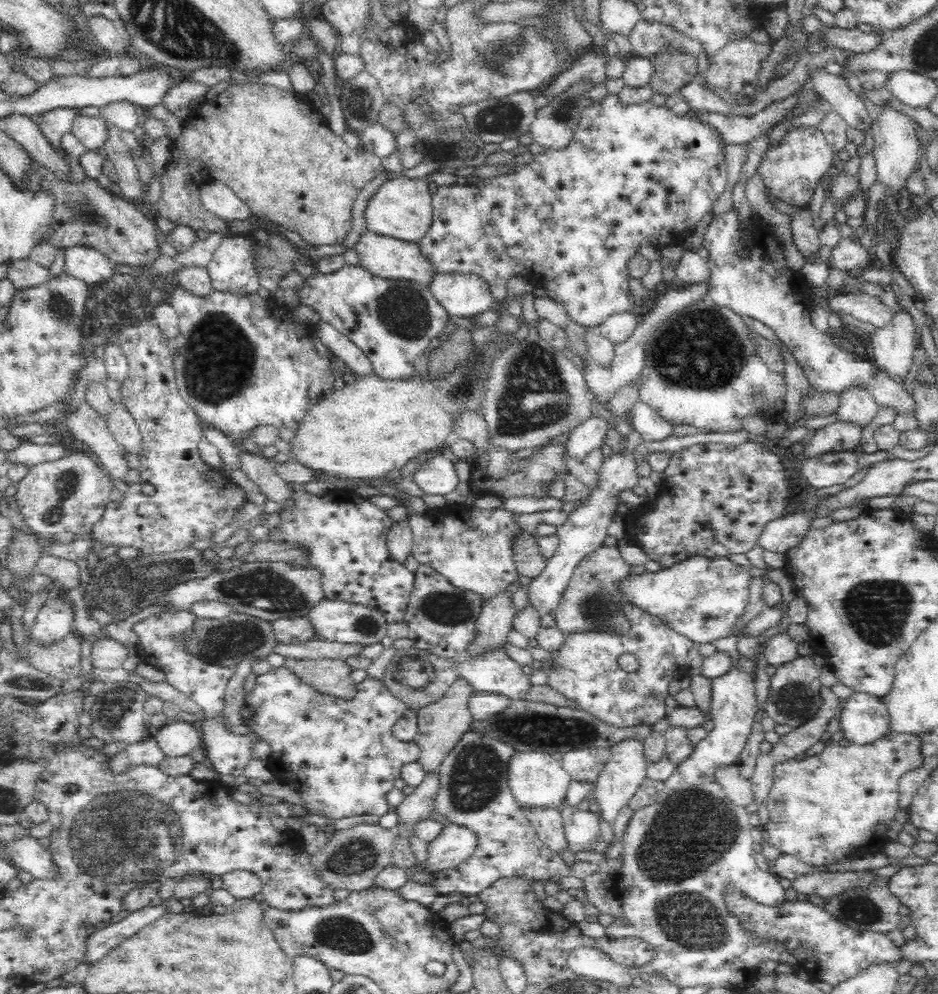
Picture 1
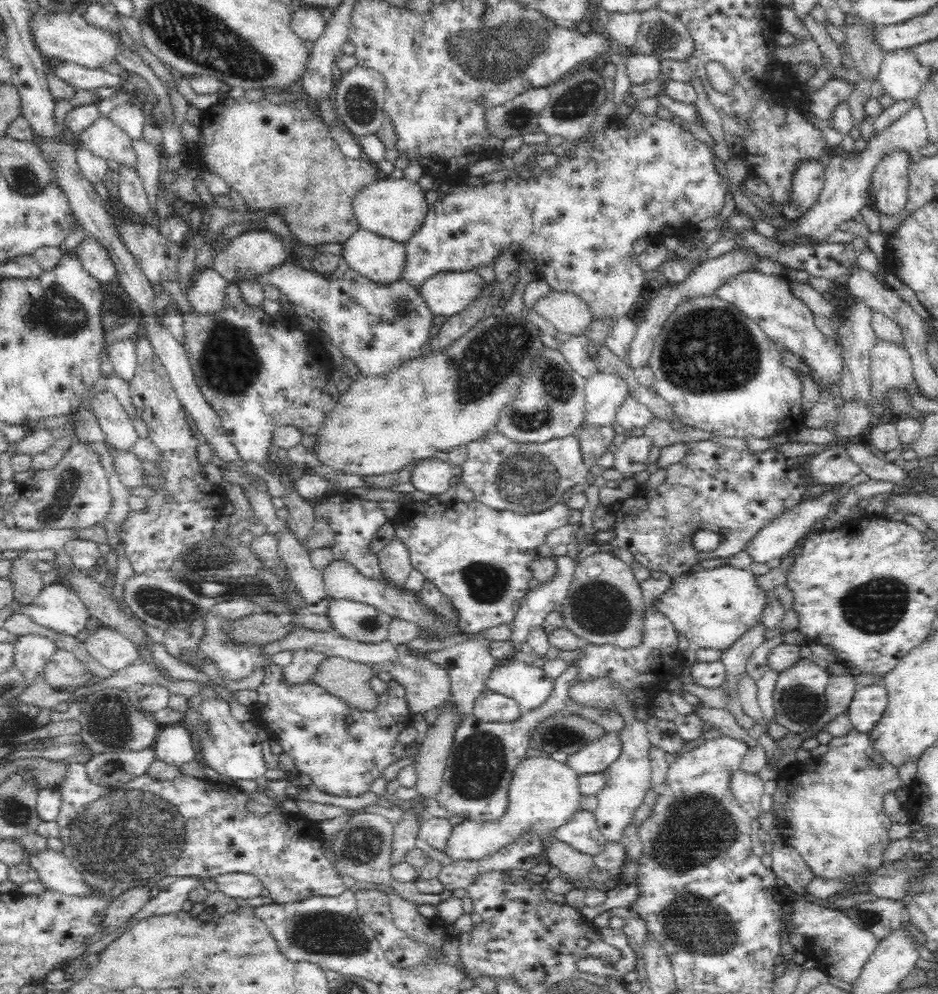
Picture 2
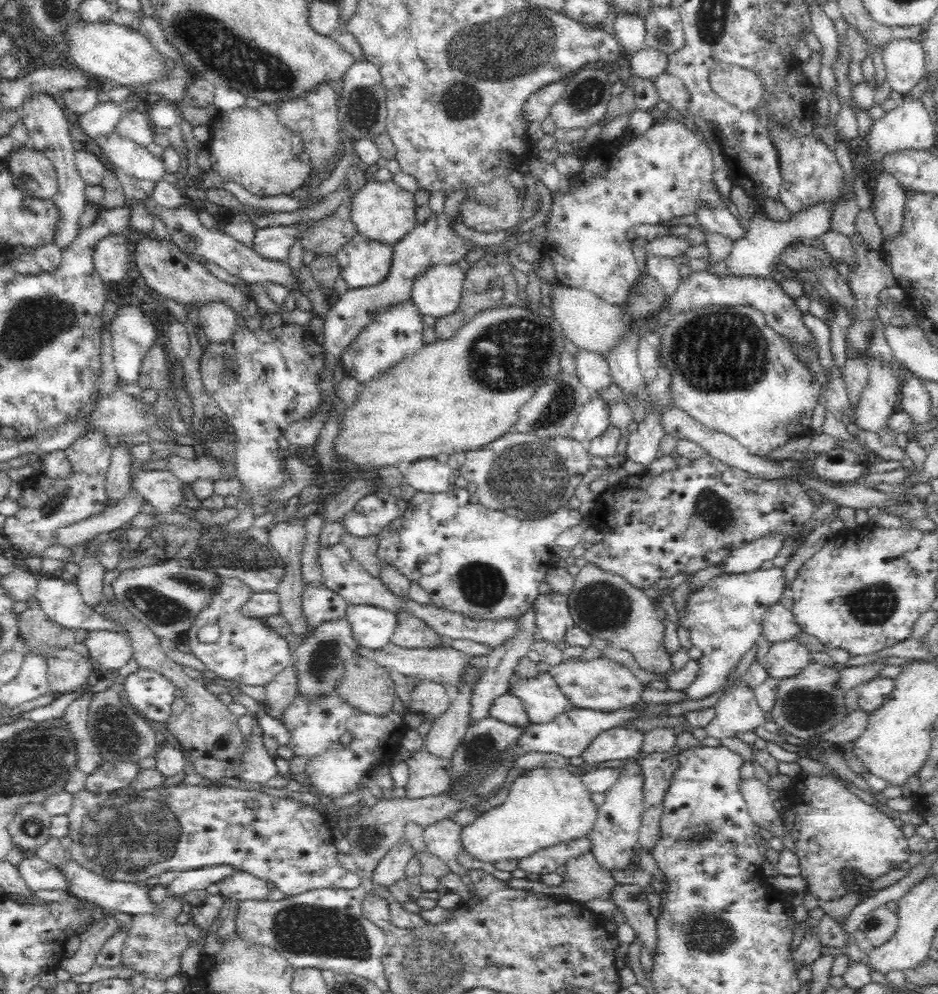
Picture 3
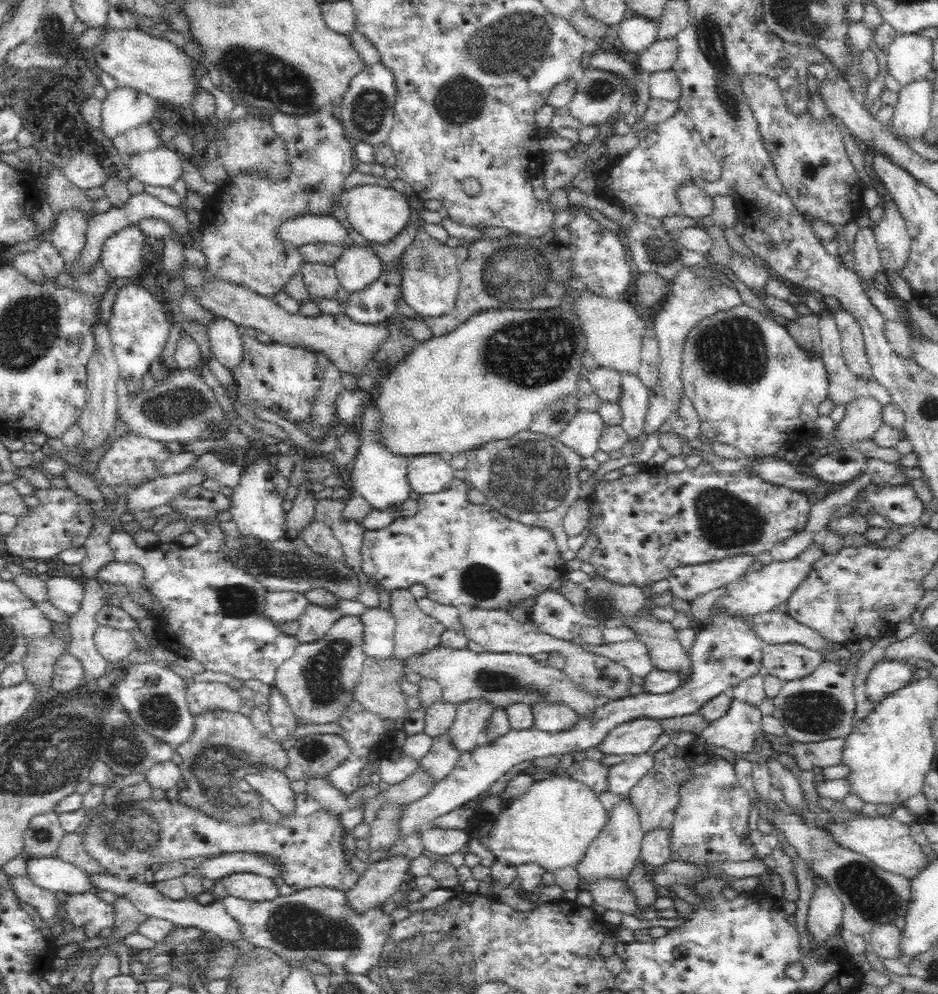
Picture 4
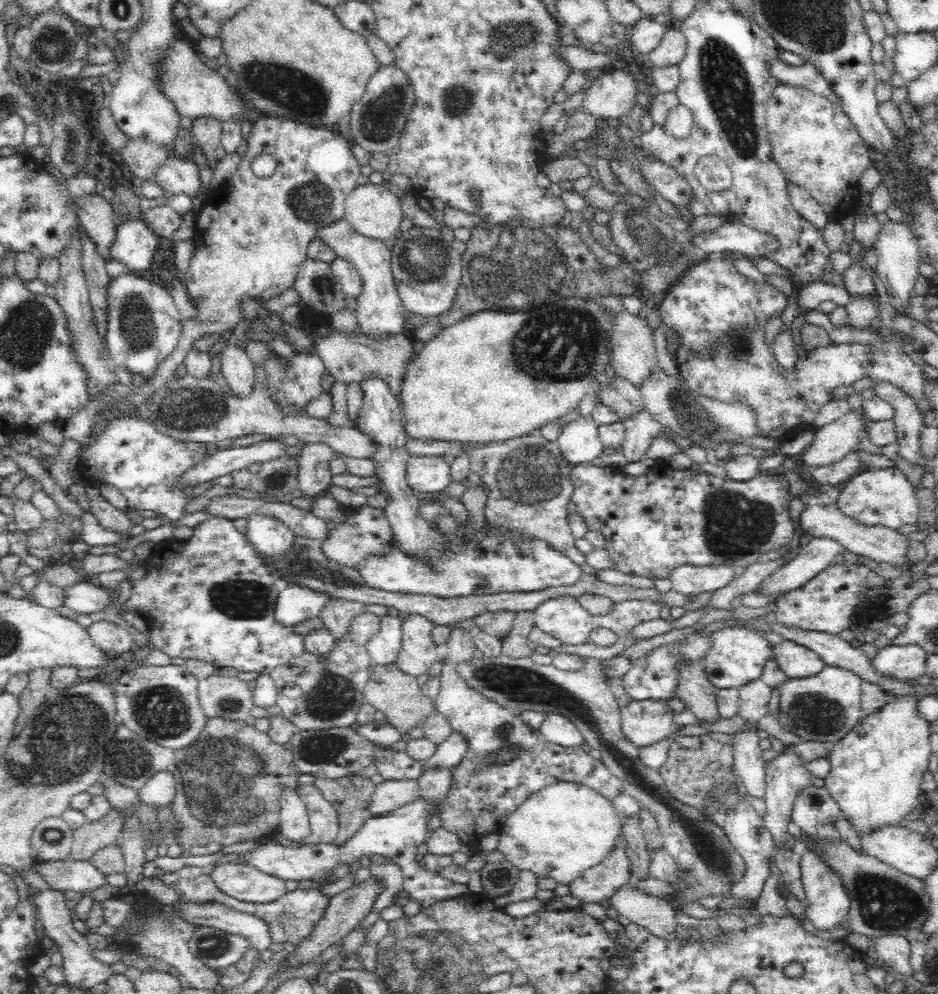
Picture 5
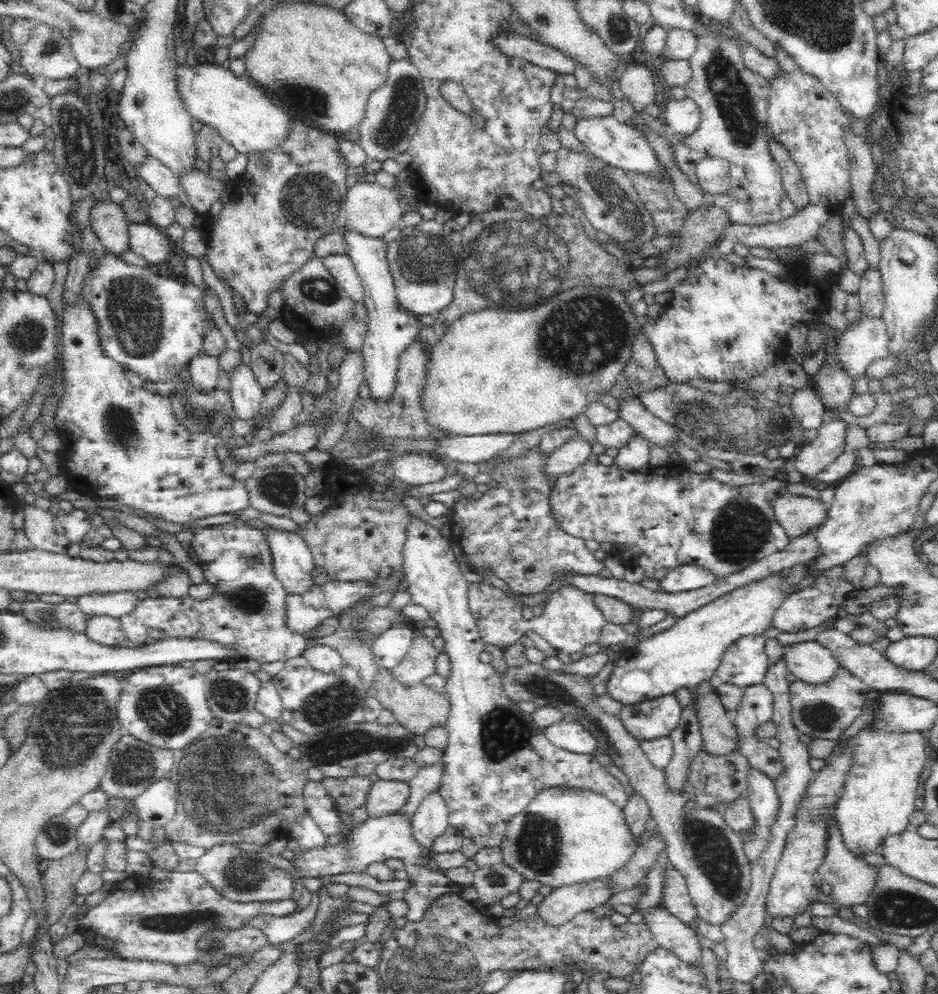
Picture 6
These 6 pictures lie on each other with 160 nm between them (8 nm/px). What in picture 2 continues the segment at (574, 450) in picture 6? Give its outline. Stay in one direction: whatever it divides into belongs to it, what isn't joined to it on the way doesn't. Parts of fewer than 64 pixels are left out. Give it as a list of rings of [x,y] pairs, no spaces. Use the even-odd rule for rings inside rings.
[[[596,372],[586,376],[584,380],[585,393],[585,420],[584,426],[581,426],[578,433],[582,430],[588,430],[592,426],[615,425],[615,417],[620,406],[624,403],[624,399],[630,396],[629,382],[620,374],[608,374],[606,372]]]

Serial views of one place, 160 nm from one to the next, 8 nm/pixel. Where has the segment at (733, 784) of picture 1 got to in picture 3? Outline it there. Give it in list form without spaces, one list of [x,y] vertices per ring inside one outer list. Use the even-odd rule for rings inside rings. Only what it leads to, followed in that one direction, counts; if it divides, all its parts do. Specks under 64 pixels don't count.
[[[758,777],[742,779],[739,782],[739,791],[755,825],[767,836],[782,837],[786,826],[782,814],[774,808],[773,801],[768,797],[767,784],[763,784]]]

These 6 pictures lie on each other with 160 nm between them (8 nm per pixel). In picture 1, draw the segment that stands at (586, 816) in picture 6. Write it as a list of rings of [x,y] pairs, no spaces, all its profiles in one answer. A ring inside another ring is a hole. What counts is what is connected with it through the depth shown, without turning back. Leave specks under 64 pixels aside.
[[[529,750],[516,751],[512,754],[507,766],[507,781],[519,805],[561,808],[561,800],[564,798],[568,783],[572,780],[562,768],[561,761],[554,759],[551,753]],[[456,824],[443,826],[426,848],[426,870],[438,874],[463,864],[476,848],[473,832]]]

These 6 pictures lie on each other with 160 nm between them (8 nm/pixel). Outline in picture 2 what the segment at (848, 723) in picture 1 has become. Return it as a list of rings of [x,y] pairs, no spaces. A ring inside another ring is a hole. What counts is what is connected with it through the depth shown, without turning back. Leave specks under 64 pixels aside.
[[[884,684],[858,687],[848,707],[848,718],[852,722],[851,730],[860,734],[872,732],[886,707],[887,690]]]

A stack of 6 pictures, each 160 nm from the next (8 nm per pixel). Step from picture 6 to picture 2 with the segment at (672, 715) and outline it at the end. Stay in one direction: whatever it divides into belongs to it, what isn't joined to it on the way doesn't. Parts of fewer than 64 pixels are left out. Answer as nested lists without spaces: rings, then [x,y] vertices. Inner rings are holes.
[[[607,733],[596,742],[590,742],[568,755],[566,764],[579,775],[604,772],[618,757],[621,742],[616,733]]]

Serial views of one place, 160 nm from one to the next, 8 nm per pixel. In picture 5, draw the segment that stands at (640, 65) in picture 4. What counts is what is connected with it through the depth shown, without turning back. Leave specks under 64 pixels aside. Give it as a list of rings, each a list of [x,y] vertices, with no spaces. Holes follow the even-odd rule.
[[[666,27],[658,46],[648,53],[652,67],[664,68],[678,64],[686,52],[685,36],[678,28]]]

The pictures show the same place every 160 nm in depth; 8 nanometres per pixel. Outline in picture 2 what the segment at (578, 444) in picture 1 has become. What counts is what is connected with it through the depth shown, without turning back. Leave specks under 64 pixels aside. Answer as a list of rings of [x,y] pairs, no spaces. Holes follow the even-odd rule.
[[[592,426],[592,428],[582,430],[581,433],[577,434],[581,457],[586,470],[596,466],[600,455],[603,455],[609,449],[616,435],[614,426]]]

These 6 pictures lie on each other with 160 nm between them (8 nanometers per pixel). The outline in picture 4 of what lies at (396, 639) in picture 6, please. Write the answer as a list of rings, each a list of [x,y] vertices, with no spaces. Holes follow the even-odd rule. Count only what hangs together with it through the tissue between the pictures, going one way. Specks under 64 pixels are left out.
[[[366,607],[359,615],[362,623],[362,648],[367,657],[391,658],[393,655],[393,638],[395,618],[382,607]]]

